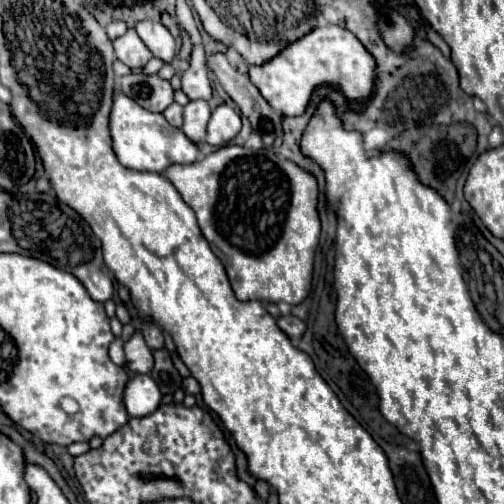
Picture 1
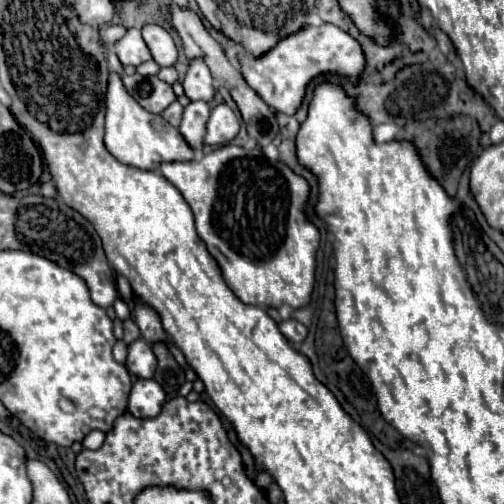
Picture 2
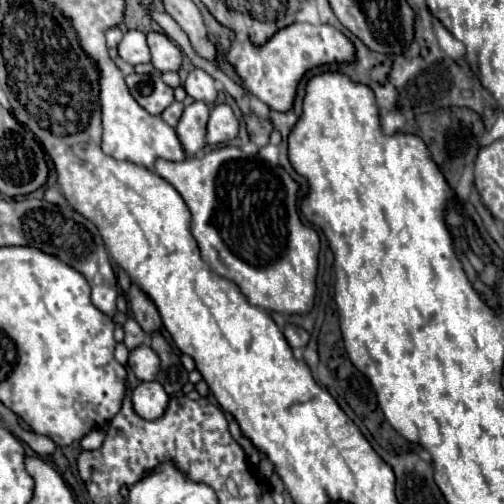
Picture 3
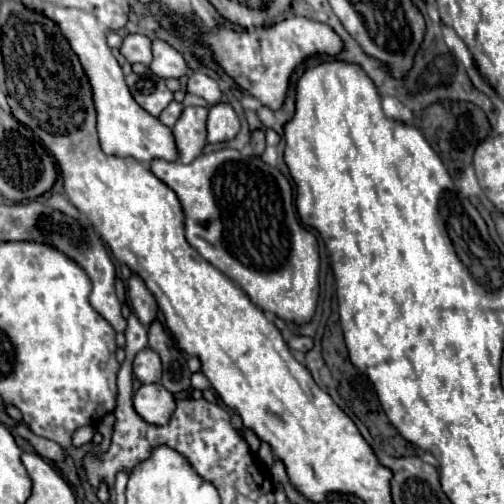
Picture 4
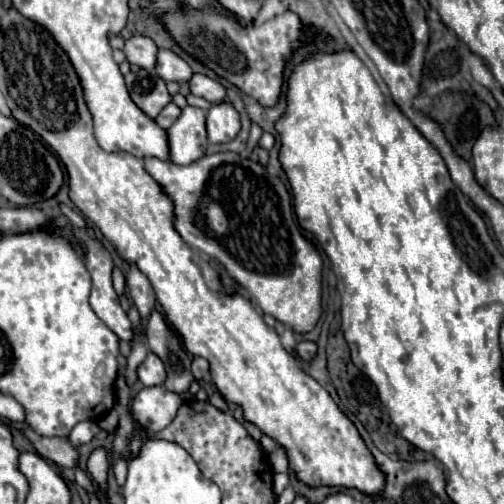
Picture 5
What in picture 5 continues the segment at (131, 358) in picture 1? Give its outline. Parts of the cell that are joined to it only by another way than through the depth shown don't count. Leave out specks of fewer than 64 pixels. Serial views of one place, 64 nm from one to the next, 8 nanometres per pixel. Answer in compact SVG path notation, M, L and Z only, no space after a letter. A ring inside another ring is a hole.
M152 352L138 366L138 380L144 386L160 386L164 382L164 376L166 376L166 370L164 370L162 360L156 354L152 354Z

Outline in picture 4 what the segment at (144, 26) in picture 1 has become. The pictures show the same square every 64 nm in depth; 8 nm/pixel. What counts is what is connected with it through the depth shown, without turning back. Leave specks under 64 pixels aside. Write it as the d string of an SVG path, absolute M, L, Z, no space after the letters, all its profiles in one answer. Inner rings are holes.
M152 40L152 64L150 70L160 78L180 78L186 74L184 56L164 40Z

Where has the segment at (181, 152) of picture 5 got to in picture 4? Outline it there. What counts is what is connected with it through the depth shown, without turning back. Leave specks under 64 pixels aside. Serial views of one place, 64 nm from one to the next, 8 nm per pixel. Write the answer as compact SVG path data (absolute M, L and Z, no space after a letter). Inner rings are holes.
M188 106L184 108L176 126L172 128L180 152L180 162L188 164L202 154L206 146L206 116L208 116L208 108Z

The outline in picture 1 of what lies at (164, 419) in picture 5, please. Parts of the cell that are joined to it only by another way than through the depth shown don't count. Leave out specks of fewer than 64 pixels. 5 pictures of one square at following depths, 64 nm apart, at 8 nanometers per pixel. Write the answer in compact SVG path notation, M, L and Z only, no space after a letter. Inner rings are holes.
M134 374L124 388L124 404L130 416L152 414L162 400L156 382L148 374Z

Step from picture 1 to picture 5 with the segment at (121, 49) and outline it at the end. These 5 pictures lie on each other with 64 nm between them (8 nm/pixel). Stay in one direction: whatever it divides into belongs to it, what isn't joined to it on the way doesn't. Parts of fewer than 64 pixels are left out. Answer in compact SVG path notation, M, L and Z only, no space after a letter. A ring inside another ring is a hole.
M132 36L124 44L124 54L130 64L138 64L144 70L152 70L156 64L156 44L146 36Z

